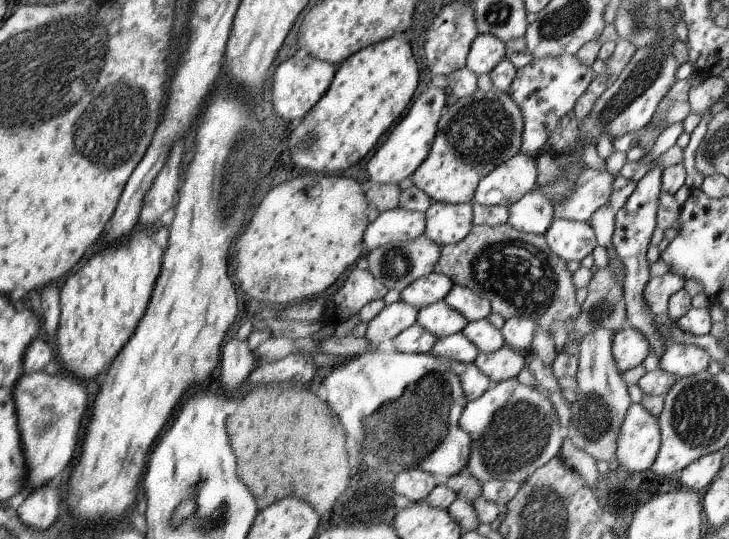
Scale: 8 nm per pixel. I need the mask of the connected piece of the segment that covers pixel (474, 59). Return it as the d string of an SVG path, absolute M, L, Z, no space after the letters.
M479 34L470 48L466 67L477 76L488 74L508 55L509 45L494 36Z

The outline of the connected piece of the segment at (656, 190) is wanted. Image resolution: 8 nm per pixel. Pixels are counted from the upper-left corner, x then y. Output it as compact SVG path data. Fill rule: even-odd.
M654 164L652 165L652 169L638 182L636 190L632 192L632 196L628 198L626 204L615 215L612 245L626 270L626 277L622 282L623 292L625 293L623 297L625 301L624 315L633 328L641 330L646 335L649 344L658 354L658 358L660 358L665 352L667 344L656 333L657 329L653 326L653 317L643 300L644 288L651 278L647 250L651 245L652 235L657 226L658 200L661 194L661 177L663 176L662 168Z

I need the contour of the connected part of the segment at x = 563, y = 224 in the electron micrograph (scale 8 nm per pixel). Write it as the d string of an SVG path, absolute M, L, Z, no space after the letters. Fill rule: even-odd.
M556 219L544 236L552 253L566 263L581 262L597 246L594 230L585 221Z

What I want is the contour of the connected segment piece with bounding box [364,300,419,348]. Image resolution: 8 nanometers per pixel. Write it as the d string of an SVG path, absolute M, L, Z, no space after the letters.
M402 300L385 306L385 308L368 323L364 336L370 348L377 348L384 340L392 340L400 332L417 323L419 310Z

